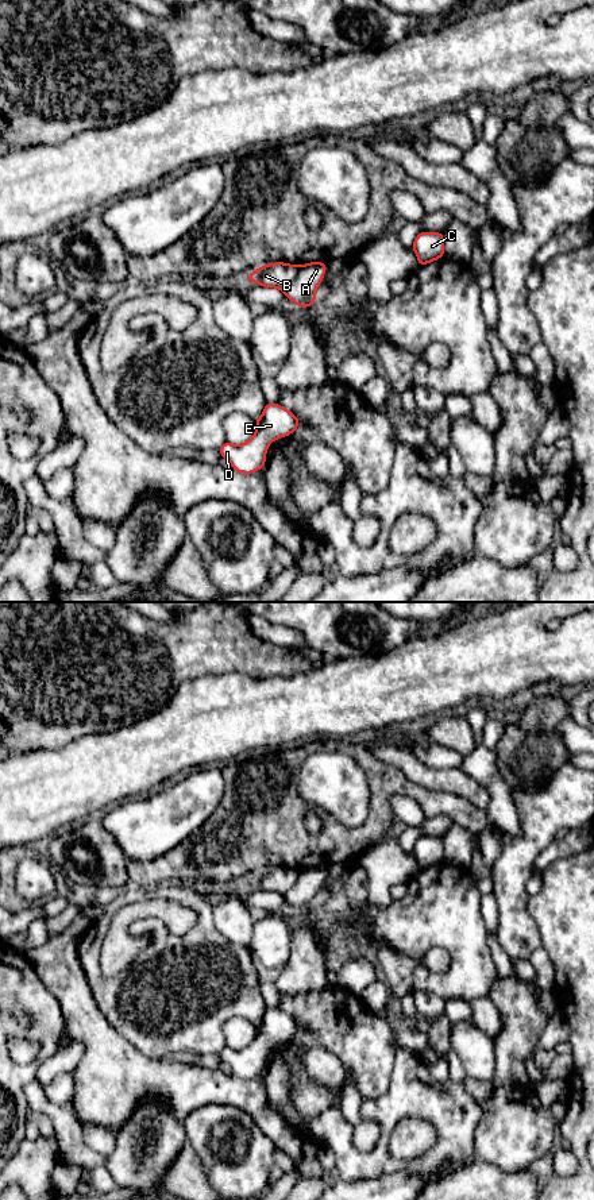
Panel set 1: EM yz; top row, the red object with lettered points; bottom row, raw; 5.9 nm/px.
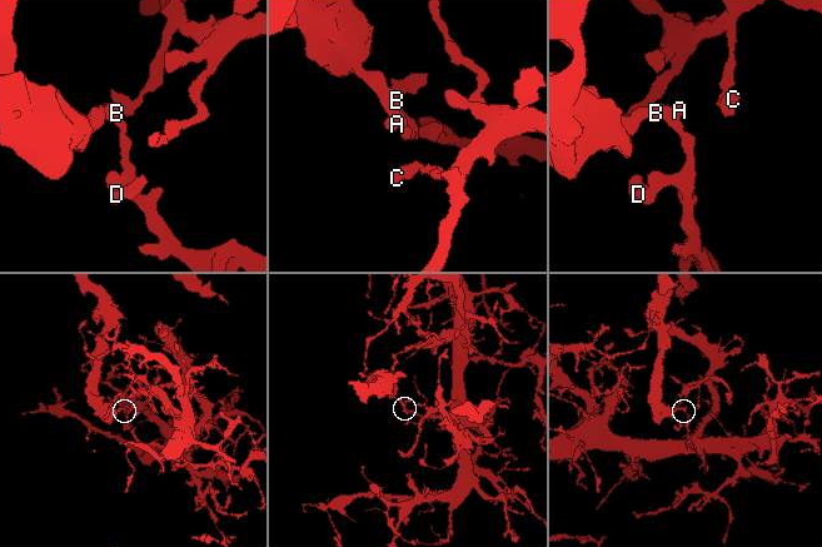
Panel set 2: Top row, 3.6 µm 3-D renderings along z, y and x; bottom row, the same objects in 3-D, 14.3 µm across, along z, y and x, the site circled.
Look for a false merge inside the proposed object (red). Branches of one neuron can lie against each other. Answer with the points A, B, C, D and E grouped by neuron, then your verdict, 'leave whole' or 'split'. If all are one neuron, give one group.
groups A C D E / B; split

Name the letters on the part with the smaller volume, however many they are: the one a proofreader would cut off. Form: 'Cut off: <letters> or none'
Cut off: B

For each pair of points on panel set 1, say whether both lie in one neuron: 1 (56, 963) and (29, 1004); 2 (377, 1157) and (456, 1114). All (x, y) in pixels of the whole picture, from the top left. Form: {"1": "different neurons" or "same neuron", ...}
{"1": "different neurons", "2": "same neuron"}

